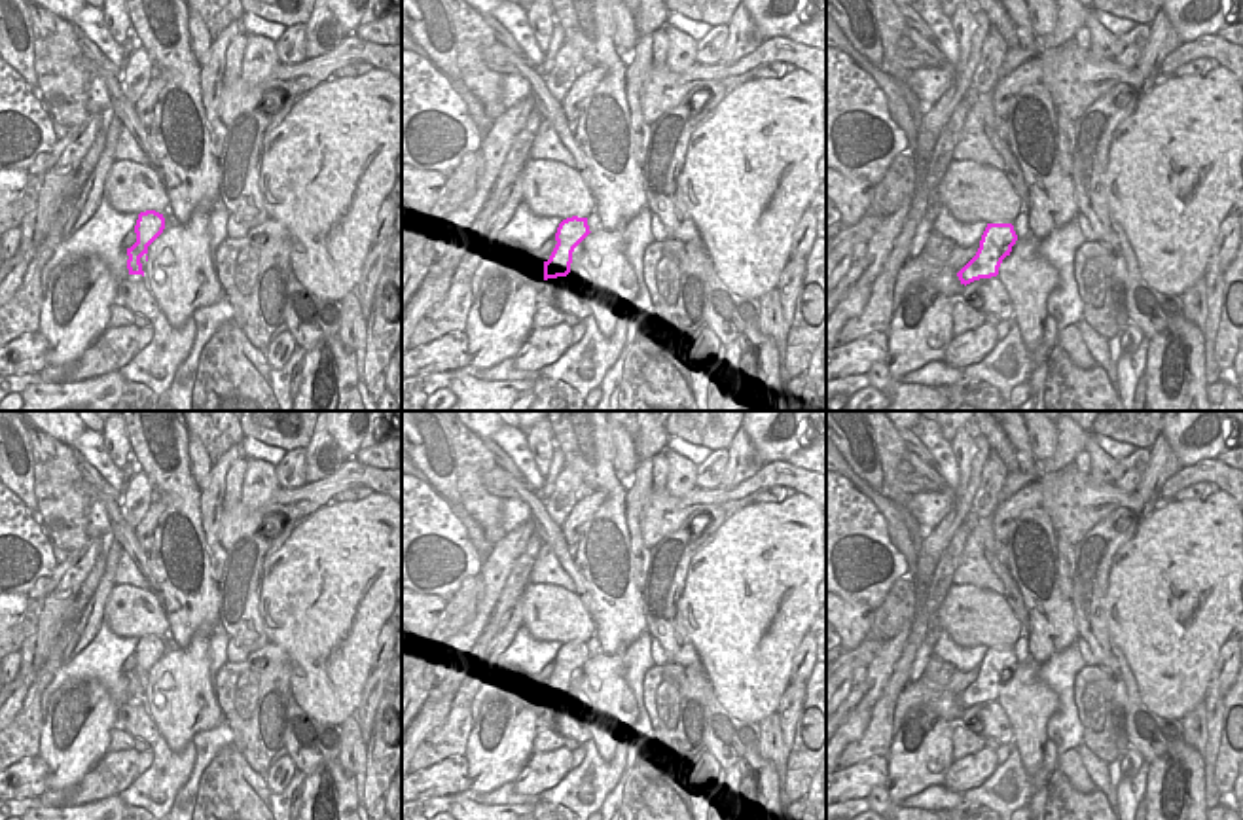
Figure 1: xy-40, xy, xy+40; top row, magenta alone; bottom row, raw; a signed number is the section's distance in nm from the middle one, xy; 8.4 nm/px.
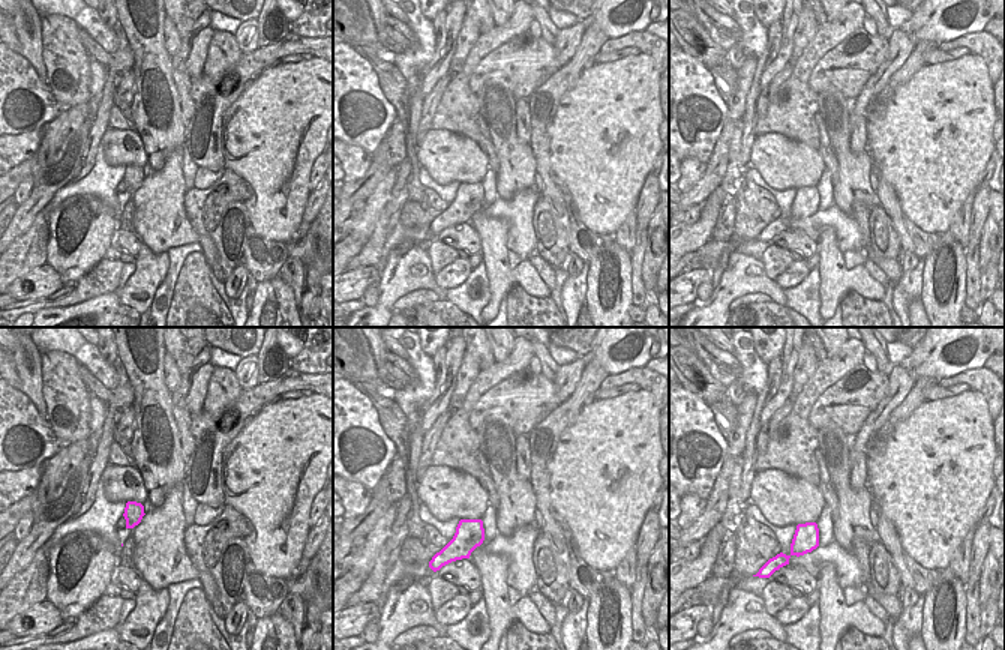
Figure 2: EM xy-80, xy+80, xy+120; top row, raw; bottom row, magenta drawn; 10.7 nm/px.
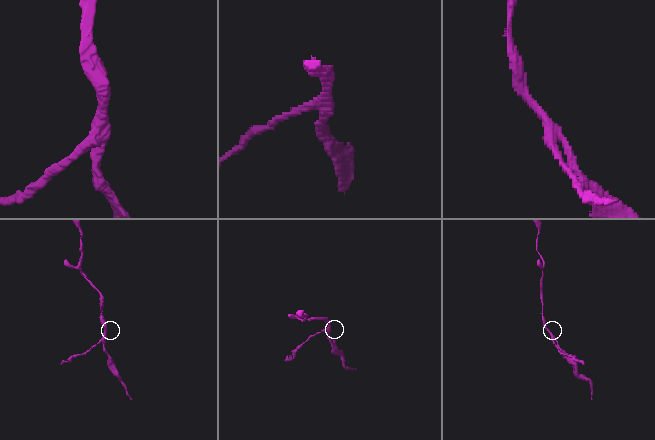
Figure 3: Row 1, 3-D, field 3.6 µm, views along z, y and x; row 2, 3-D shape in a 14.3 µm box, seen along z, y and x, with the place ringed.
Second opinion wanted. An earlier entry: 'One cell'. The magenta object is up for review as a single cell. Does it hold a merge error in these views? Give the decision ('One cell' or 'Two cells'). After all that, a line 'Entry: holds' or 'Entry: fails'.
Two cells.
Entry: fails

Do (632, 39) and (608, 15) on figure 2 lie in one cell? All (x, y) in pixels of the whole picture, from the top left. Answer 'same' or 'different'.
different

